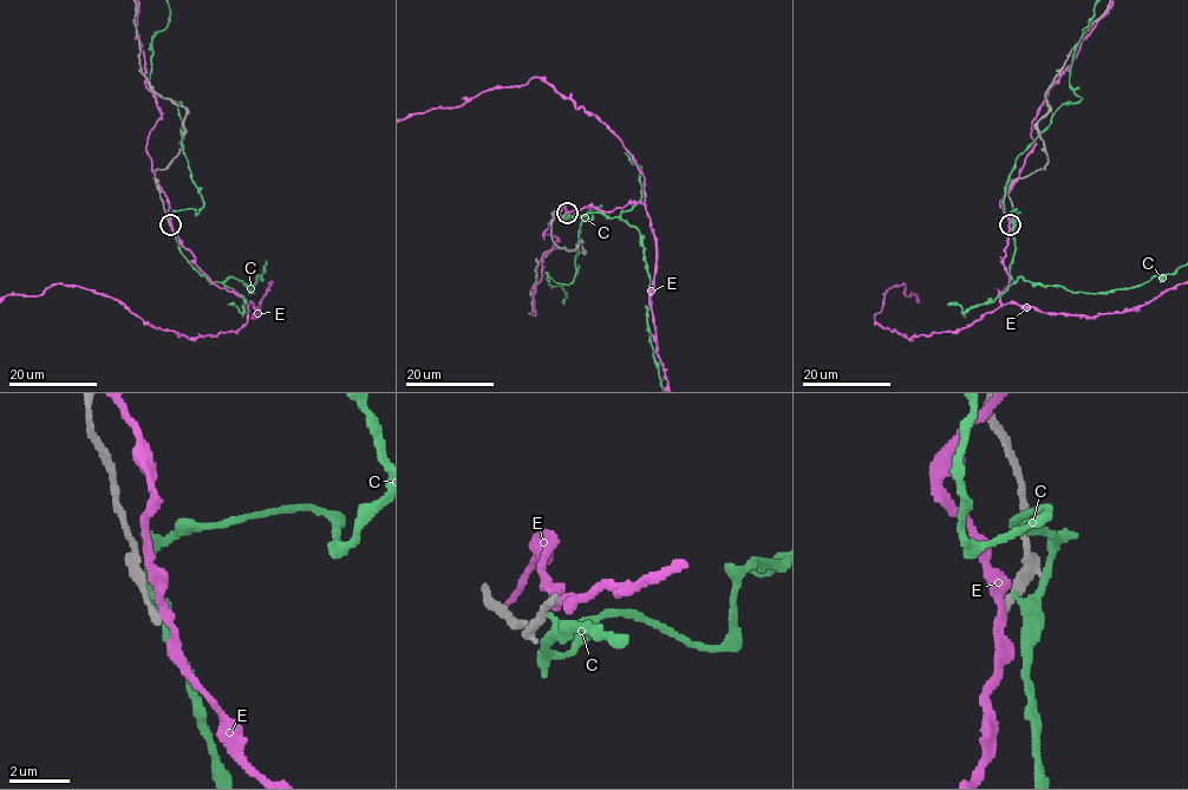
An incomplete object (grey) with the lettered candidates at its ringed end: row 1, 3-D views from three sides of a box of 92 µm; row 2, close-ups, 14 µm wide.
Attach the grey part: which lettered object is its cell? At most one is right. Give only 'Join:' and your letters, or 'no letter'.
Join: no letter

